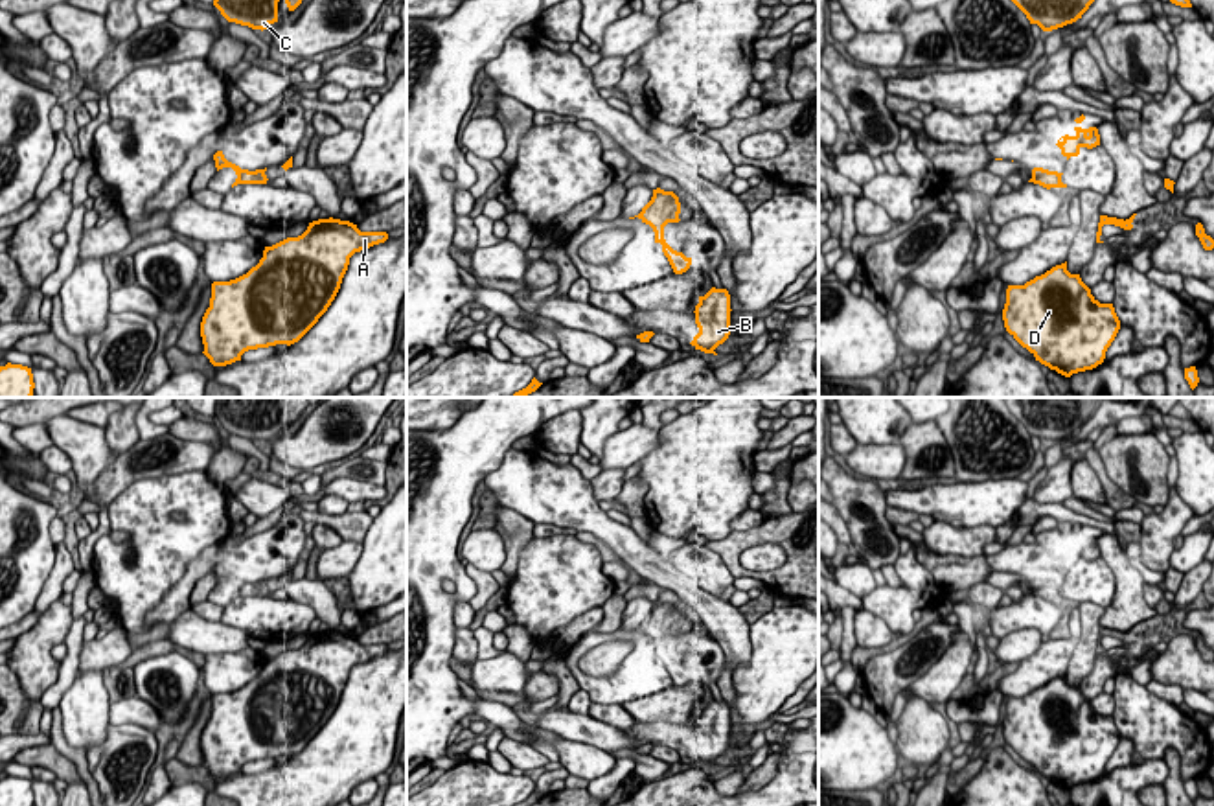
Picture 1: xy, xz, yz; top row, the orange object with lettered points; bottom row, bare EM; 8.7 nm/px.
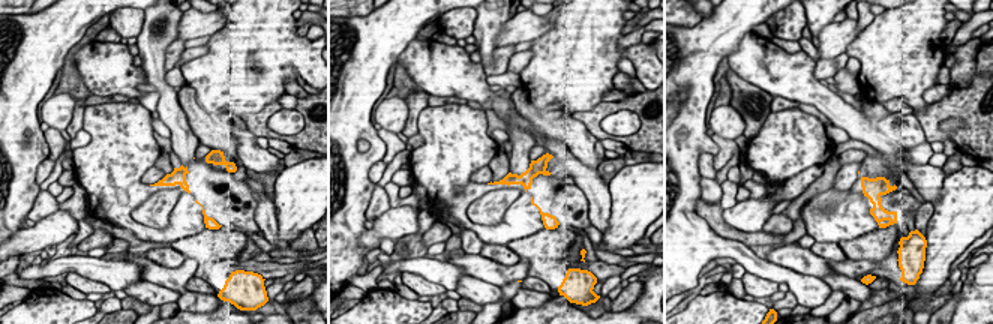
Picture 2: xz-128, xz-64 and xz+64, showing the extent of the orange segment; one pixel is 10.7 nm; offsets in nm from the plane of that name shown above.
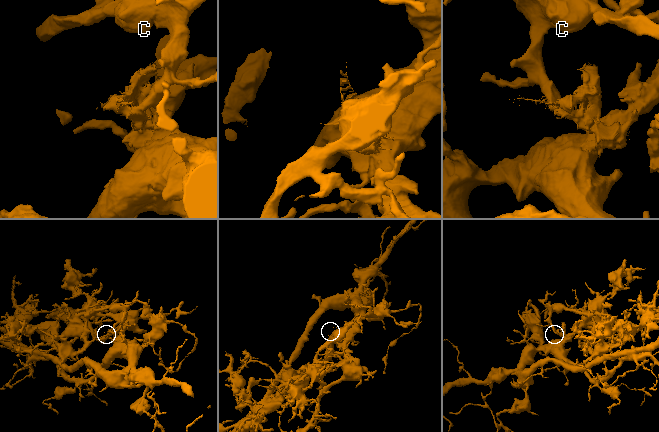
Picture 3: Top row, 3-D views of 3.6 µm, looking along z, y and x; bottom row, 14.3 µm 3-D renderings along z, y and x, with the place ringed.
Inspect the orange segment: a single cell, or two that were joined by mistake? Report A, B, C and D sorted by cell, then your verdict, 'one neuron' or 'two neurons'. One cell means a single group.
A B C D | one neuron

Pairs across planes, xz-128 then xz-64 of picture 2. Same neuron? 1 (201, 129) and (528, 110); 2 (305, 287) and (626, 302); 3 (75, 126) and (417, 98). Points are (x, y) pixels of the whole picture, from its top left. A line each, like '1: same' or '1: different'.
1: same
2: same
3: same

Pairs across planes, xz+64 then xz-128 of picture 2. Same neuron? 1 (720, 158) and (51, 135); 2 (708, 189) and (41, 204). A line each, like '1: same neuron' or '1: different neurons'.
1: same neuron
2: same neuron

